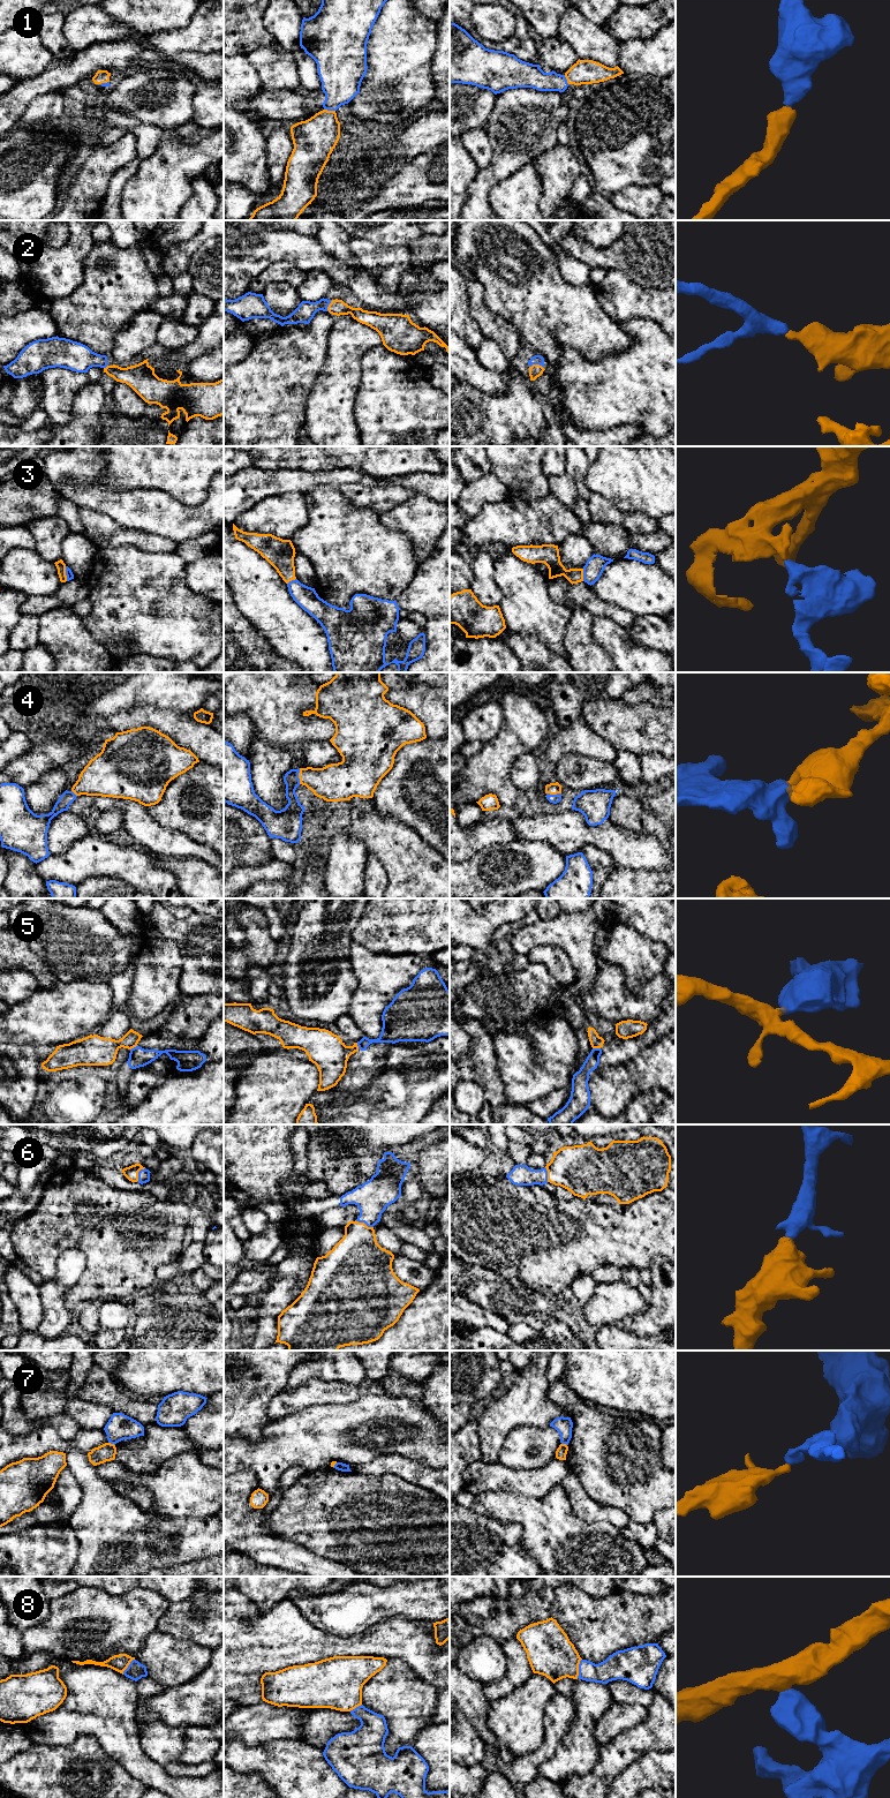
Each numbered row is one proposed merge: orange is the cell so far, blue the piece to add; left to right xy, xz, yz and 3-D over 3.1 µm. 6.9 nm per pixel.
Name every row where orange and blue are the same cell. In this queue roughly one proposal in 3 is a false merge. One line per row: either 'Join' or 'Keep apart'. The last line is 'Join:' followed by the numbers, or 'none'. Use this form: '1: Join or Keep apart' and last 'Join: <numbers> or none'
1: Join
2: Join
3: Keep apart
4: Join
5: Keep apart
6: Join
7: Keep apart
8: Keep apart
Join: 1, 2, 4, 6

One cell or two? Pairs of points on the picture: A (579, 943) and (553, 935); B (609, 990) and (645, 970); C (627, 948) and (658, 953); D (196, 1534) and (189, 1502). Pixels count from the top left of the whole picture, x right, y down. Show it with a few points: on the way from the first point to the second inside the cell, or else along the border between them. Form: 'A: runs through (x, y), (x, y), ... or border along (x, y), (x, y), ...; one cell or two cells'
A: runs through (573, 940), (568, 935), (559, 935); one cell
B: border along (606, 962), (619, 968), (631, 993), (651, 978); two cells
C: runs through (635, 953), (650, 953); one cell
D: border along (166, 1516), (211, 1517); two cells

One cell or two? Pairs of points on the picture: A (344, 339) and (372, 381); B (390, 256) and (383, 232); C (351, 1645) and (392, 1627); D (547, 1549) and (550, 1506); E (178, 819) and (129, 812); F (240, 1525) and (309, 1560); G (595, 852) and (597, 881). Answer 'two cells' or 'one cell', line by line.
A: two cells
B: two cells
C: one cell
D: one cell
E: two cells
F: one cell
G: one cell

